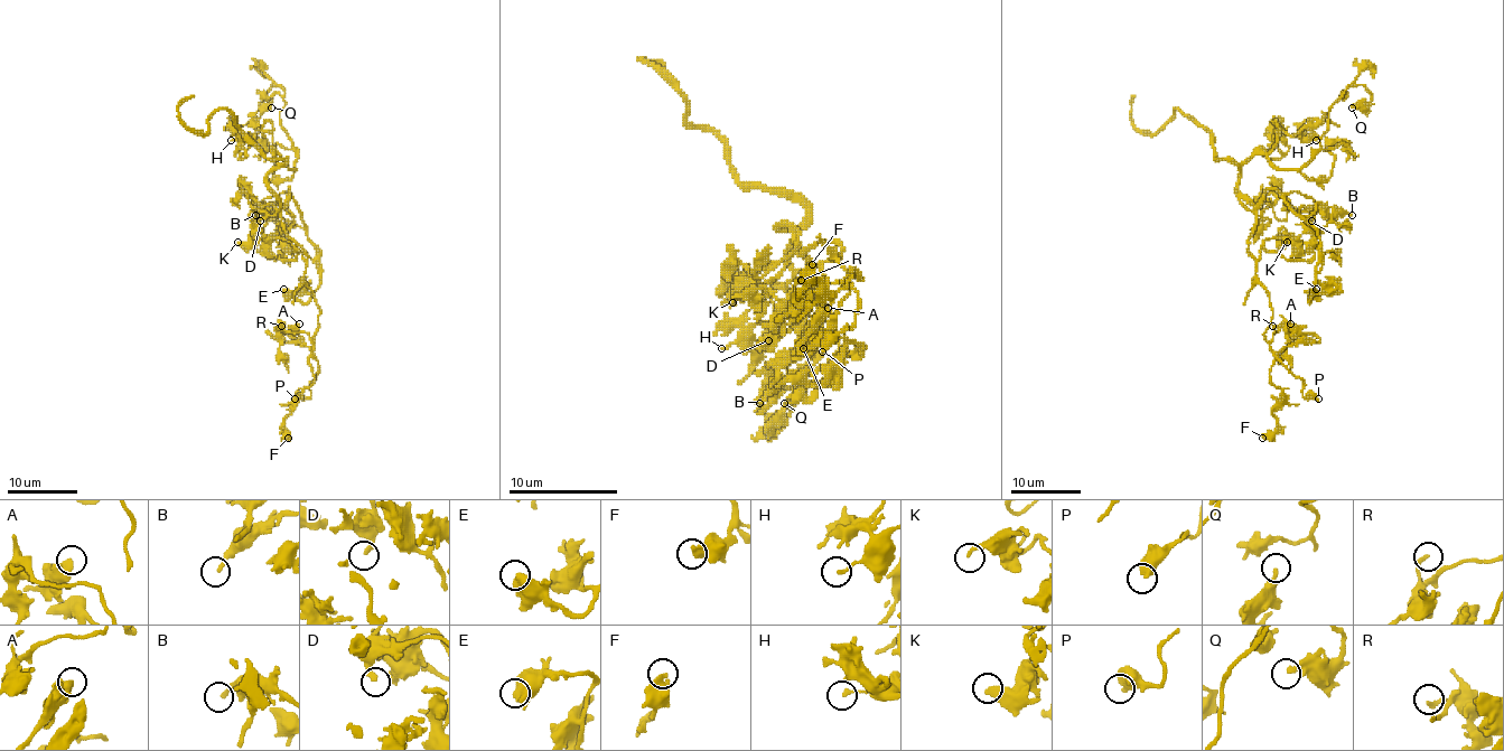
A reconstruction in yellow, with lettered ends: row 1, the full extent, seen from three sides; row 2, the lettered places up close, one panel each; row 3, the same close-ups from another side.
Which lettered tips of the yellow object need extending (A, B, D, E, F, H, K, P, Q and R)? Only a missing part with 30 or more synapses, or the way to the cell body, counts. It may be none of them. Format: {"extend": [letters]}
{"extend": []}

